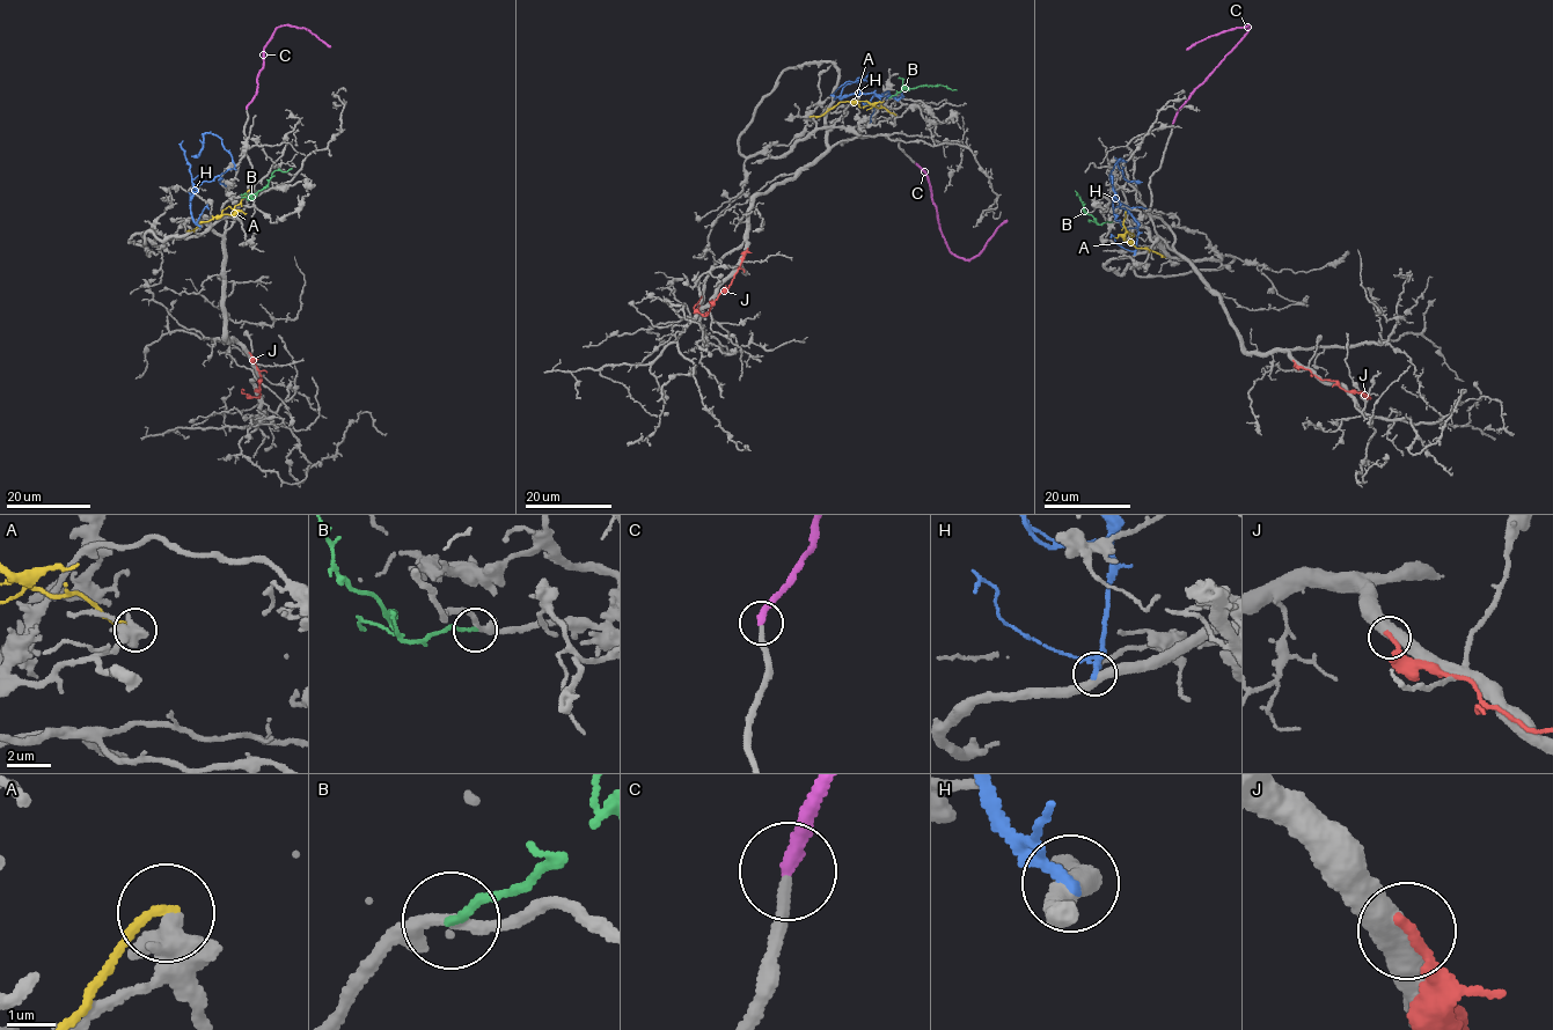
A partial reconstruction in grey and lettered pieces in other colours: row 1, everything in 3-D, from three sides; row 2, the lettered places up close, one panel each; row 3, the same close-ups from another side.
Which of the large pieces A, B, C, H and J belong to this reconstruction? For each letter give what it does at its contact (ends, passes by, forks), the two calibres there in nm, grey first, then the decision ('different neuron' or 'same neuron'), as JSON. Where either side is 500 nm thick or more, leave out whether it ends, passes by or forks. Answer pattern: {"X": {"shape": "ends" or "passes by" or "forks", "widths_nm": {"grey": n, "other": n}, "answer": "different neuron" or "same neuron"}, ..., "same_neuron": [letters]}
{"A": {"widths_nm": {"grey": 550, "other": 180}, "answer": "different neuron"}, "B": {"shape": "ends", "widths_nm": {"grey": 200, "other": 160}, "answer": "different neuron"}, "C": {"shape": "ends", "widths_nm": {"grey": 240, "other": 300}, "answer": "same neuron"}, "H": {"shape": "ends", "widths_nm": {"grey": 440, "other": 240}, "answer": "different neuron"}, "J": {"widths_nm": {"grey": 550, "other": 220}, "answer": "different neuron"}, "same_neuron": ["C"]}

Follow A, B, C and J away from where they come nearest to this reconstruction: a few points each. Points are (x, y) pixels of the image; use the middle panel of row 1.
A: (894, 113), (867, 102), (839, 102), (819, 116), (808, 117)
B: (888, 97), (923, 86), (957, 89)
C: (916, 163), (928, 178), (939, 228), (954, 255), (967, 259), (979, 256), (1006, 220)
J: (747, 249), (729, 289), (716, 298), (704, 315), (694, 309), (701, 295)

